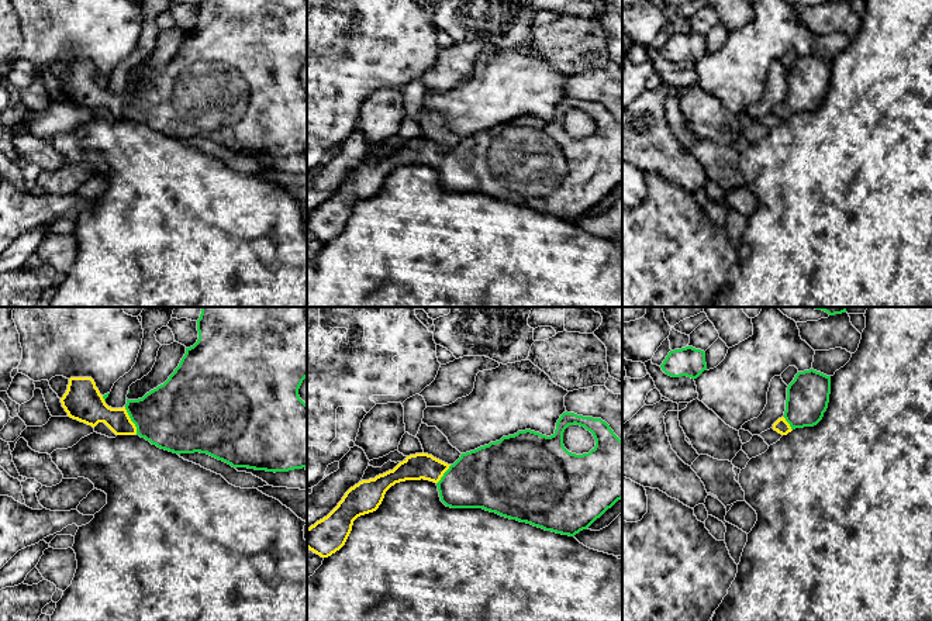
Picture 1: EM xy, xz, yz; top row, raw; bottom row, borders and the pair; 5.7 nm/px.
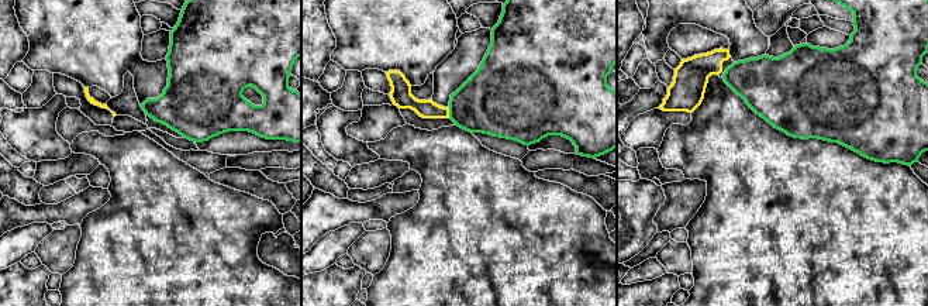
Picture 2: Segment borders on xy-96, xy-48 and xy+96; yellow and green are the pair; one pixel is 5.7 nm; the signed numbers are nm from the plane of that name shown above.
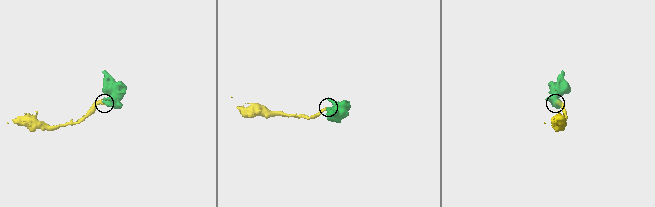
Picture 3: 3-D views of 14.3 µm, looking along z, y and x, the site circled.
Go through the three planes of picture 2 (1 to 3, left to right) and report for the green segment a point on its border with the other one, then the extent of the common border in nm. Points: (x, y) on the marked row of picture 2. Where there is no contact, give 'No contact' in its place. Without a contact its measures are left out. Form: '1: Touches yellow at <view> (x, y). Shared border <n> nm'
1: No contact
2: Touches yellow at xy-48 (448, 113). Shared border 60 nm
3: No contact

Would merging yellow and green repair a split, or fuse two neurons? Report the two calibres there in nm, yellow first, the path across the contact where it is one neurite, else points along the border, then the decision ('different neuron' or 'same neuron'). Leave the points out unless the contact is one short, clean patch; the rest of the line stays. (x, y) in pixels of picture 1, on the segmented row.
190 nm thick on the yellow side, 380 nm on the other; runs through xy (89, 407), (117, 420), (130, 420), (173, 416); same neuron

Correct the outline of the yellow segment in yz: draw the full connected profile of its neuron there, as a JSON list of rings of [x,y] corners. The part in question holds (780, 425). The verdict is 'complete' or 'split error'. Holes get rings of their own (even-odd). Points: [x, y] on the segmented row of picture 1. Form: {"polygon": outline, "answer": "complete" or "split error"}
{"polygon": [[[814,369],[798,372],[787,387],[786,411],[773,429],[787,435],[795,428],[817,425],[828,408],[831,376]]], "answer": "split error"}

